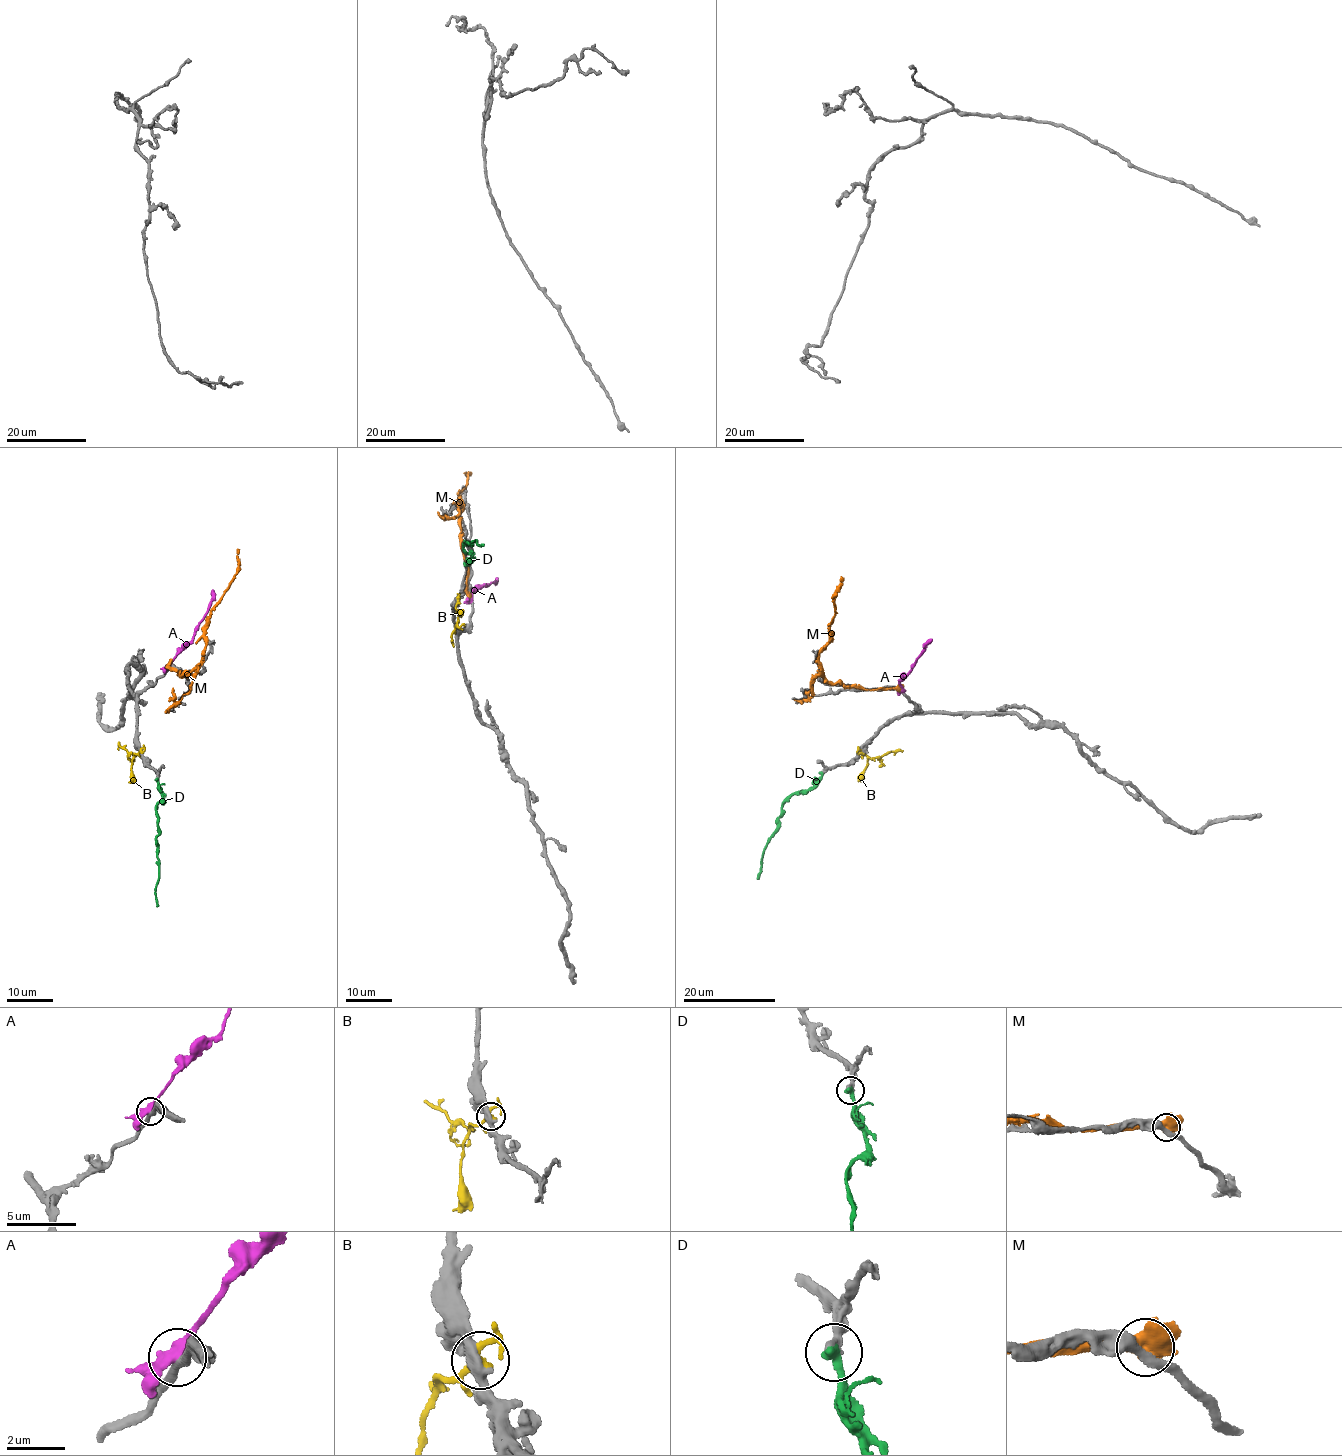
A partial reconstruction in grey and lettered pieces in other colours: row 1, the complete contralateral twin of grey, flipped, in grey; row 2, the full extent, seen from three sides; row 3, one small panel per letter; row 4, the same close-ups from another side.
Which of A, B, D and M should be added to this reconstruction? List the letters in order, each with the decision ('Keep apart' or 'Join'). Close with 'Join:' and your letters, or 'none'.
A: Keep apart
B: Keep apart
D: Join
M: Keep apart
Join: D

